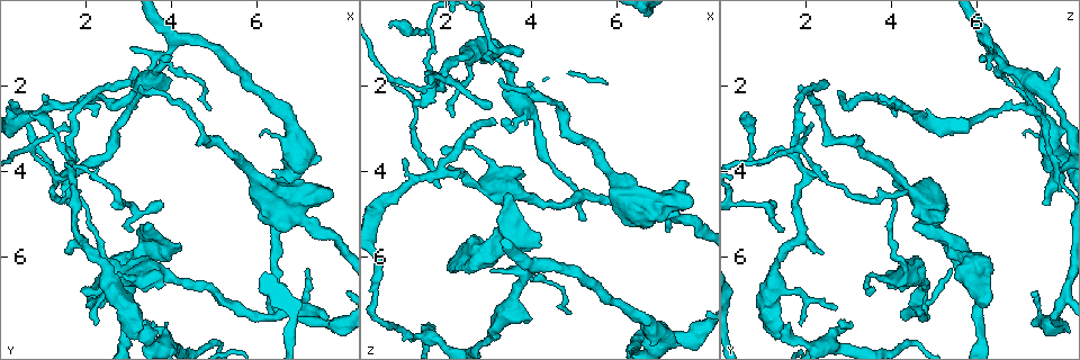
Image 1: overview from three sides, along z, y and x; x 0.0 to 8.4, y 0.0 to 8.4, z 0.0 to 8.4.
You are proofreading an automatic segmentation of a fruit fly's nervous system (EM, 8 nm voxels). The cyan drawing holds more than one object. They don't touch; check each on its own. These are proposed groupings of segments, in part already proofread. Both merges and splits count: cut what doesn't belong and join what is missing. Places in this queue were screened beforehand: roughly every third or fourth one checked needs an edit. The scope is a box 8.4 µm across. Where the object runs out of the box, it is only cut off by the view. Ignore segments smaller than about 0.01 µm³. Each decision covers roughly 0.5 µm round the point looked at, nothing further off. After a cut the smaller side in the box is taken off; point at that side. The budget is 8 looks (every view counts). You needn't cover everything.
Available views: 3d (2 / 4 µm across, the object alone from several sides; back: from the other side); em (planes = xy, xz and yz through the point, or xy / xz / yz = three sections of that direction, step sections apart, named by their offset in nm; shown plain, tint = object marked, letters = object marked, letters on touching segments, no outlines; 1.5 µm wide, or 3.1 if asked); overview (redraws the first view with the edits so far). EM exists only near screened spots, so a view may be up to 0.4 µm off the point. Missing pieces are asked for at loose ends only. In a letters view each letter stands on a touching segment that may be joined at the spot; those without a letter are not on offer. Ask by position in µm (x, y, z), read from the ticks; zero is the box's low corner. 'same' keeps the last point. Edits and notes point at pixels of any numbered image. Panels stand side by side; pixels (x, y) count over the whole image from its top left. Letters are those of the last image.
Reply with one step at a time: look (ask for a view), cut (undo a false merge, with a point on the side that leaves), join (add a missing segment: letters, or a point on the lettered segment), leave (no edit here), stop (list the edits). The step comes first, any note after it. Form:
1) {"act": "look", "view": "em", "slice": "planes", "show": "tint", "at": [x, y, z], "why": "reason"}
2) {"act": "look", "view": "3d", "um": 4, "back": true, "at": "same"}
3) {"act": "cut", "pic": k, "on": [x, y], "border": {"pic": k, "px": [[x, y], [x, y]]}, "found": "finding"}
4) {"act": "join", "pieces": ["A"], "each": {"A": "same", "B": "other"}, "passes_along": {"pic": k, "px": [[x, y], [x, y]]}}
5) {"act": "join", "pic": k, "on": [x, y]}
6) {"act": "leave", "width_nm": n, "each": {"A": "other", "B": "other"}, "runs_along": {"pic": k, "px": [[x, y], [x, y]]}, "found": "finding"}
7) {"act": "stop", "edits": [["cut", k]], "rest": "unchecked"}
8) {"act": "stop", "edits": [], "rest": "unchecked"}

{"act": "look", "view": "em", "slice": "planes", "show": "letters", "at": [7.60, 7.35, 4.25], "why": "branch stops here"}

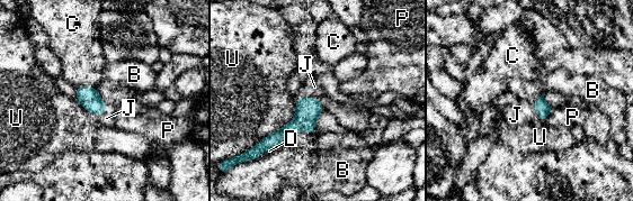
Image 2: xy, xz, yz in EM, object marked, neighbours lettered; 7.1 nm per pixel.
{"act": "join", "pieces": ["J"], "longest_contact_nm": ["U", 460], "each": {"B": "other", "C": "other", "D": "other", "J": "same", "P": "other", "U": "other"}, "found": "the cell continues"}

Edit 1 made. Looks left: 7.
{"act": "look", "view": "3d", "um": 2, "at": [3.90, 7.70, 2.75], "why": "thick turns thin"}

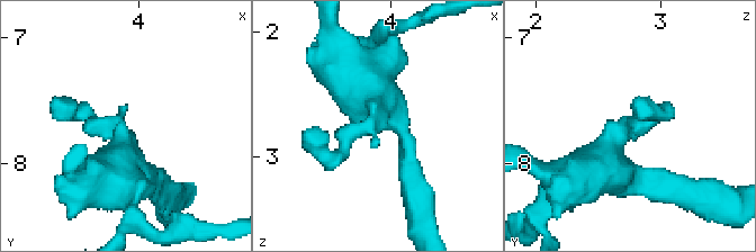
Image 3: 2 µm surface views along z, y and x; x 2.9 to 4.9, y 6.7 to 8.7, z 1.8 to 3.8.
{"act": "look", "view": "em", "slice": "xz", "step": 4, "show": "tint", "at": [3.86, 7.76, 2.72]}

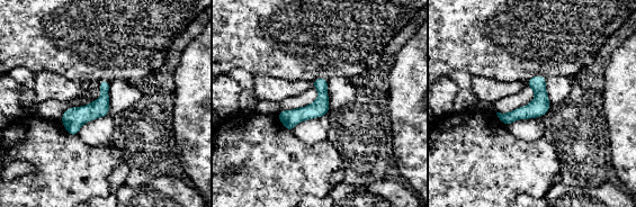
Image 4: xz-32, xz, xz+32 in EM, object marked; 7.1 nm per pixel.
{"act": "look", "view": "em", "slice": "planes", "show": "letters", "at": "same"}

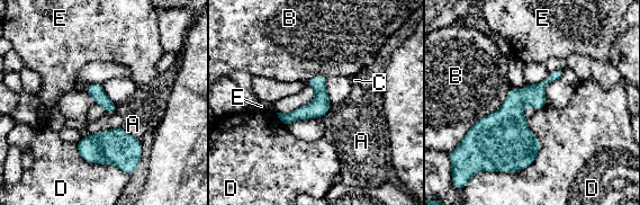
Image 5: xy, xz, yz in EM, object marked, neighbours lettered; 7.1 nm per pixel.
{"act": "leave", "width_nm": 110, "each": {"A": "other", "B": "other", "C": "other", "D": "other", "E": "other"}, "runs_along": {"pic": 5, "px": [[323, 80], [308, 112], [282, 117]]}, "found": "continuous, no second cell"}

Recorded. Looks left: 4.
{"act": "look", "view": "3d", "um": 2, "at": [3.05, 2.20, 2.70], "why": "an open end"}

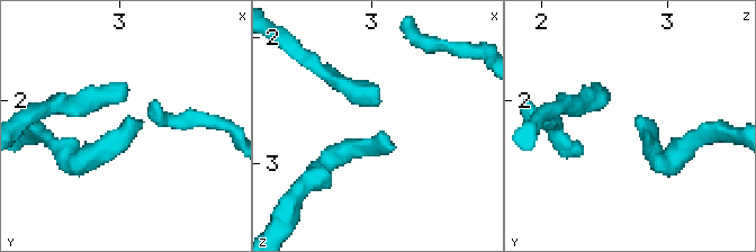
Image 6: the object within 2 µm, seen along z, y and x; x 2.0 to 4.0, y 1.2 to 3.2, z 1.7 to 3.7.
{"act": "look", "view": "em", "slice": "xy", "step": 8, "show": "letters", "at": [3.10, 2.20, 2.76], "why": "now the EM"}

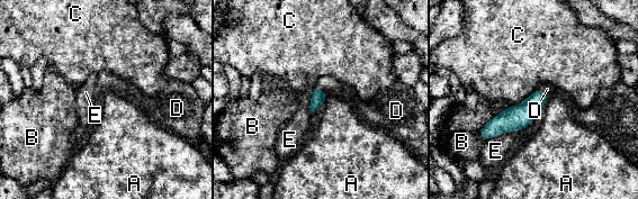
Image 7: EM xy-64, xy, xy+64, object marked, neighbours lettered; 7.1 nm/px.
{"act": "join", "pieces": ["D"], "each": {"A": "other", "B": "other", "C": "other", "D": "same", "E": "other"}, "passes_along": {"pic": 7, "px": [[318, 96], [322, 90], [332, 88]]}, "found": "it goes on there"}

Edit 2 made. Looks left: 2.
{"act": "stop", "edits": [["join", 2], ["join", 7]], "rest": "unchecked"}

